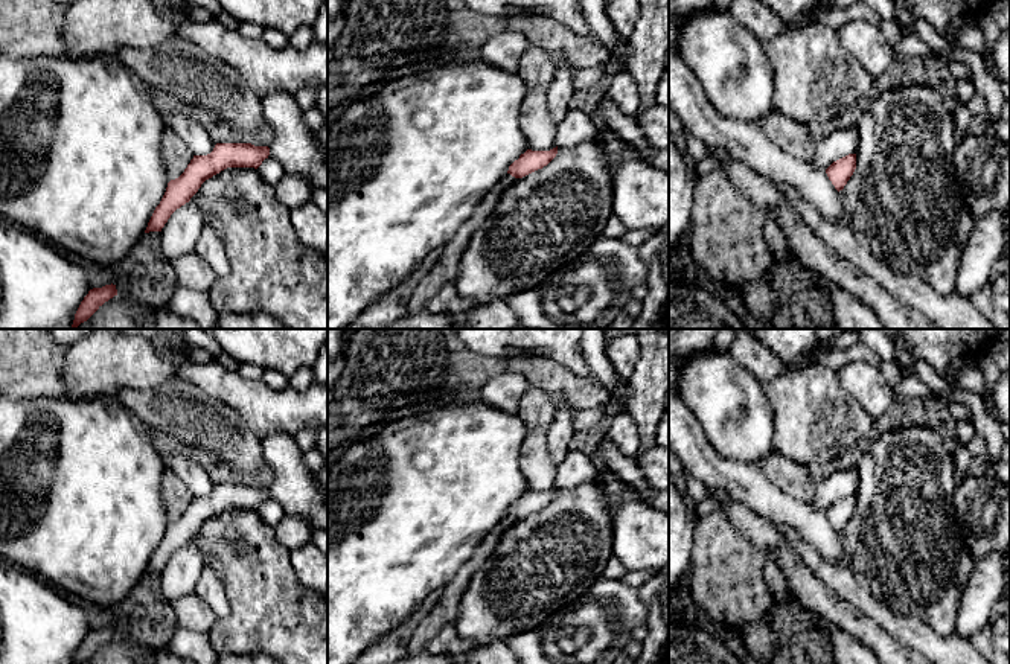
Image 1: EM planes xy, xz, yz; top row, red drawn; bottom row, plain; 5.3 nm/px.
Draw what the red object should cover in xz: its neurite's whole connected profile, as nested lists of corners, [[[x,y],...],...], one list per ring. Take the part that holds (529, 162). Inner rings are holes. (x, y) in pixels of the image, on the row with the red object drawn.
[[[558,146],[550,151],[532,151],[527,149],[524,154],[519,155],[510,166],[507,174],[515,178],[523,178],[538,169],[547,166],[558,154]]]

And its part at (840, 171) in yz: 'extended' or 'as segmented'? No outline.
as segmented

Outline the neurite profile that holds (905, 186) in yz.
[[[920,82],[894,87],[881,93],[862,113],[858,132],[856,169],[839,190],[849,227],[864,239],[865,248],[877,250],[893,270],[923,279],[941,295],[954,294],[961,251],[976,221],[955,174],[954,152],[960,137],[952,105],[938,90]]]

